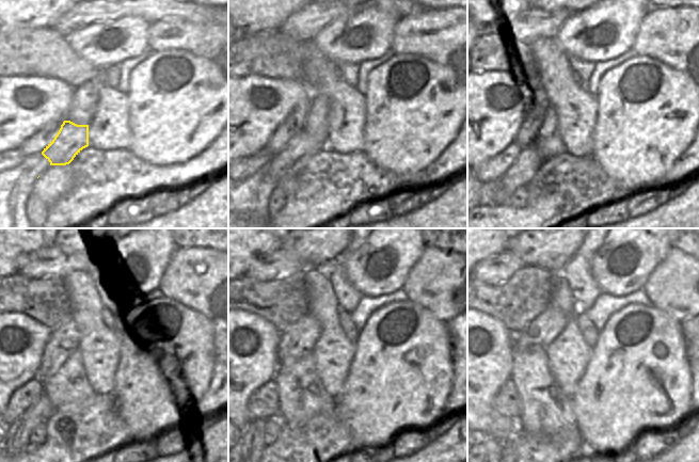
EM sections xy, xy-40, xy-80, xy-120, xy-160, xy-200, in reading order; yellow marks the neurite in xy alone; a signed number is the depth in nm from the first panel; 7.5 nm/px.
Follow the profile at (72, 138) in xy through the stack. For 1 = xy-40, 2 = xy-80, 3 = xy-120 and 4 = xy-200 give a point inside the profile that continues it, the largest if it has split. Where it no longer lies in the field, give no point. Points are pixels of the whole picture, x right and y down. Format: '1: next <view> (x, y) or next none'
1: next xy-40 (302, 147)
2: next xy-80 (528, 161)
3: next xy-120 (17, 435)
4: next xy-200 (492, 445)

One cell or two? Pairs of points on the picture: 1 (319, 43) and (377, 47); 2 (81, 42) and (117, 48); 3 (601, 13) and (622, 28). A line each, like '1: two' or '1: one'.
1: one
2: one
3: one

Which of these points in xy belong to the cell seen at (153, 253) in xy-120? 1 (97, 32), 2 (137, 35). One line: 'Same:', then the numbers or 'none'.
Same: 1, 2

